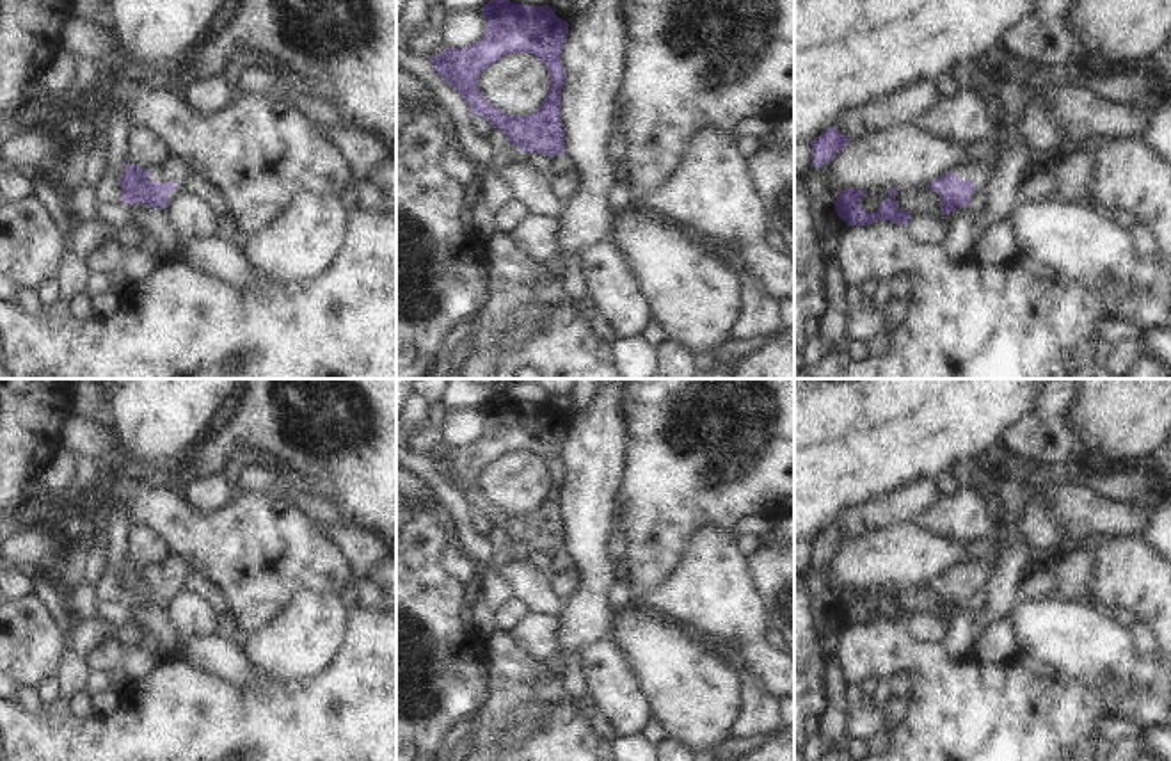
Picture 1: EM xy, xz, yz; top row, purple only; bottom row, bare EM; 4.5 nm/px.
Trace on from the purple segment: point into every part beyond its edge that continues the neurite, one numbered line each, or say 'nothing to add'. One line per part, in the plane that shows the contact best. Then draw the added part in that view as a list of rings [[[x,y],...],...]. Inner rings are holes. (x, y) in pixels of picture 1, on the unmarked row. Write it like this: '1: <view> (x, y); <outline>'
1: xy (173, 568); [[[172,551],[163,562],[155,562],[147,567],[151,569],[151,574],[147,578],[151,580],[179,581],[178,587],[169,592],[171,597],[183,589],[187,576],[192,573],[188,564]]]

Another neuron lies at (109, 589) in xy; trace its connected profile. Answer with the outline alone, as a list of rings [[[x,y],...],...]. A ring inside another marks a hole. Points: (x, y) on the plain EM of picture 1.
[[[116,503],[107,517],[107,564],[94,589],[96,603],[112,603],[123,599],[121,574],[128,562],[128,532],[131,523],[123,509]]]

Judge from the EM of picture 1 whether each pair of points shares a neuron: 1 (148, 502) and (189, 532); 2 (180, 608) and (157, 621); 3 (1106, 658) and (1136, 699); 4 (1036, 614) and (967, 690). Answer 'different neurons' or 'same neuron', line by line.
1: same neuron
2: different neurons
3: same neuron
4: different neurons

